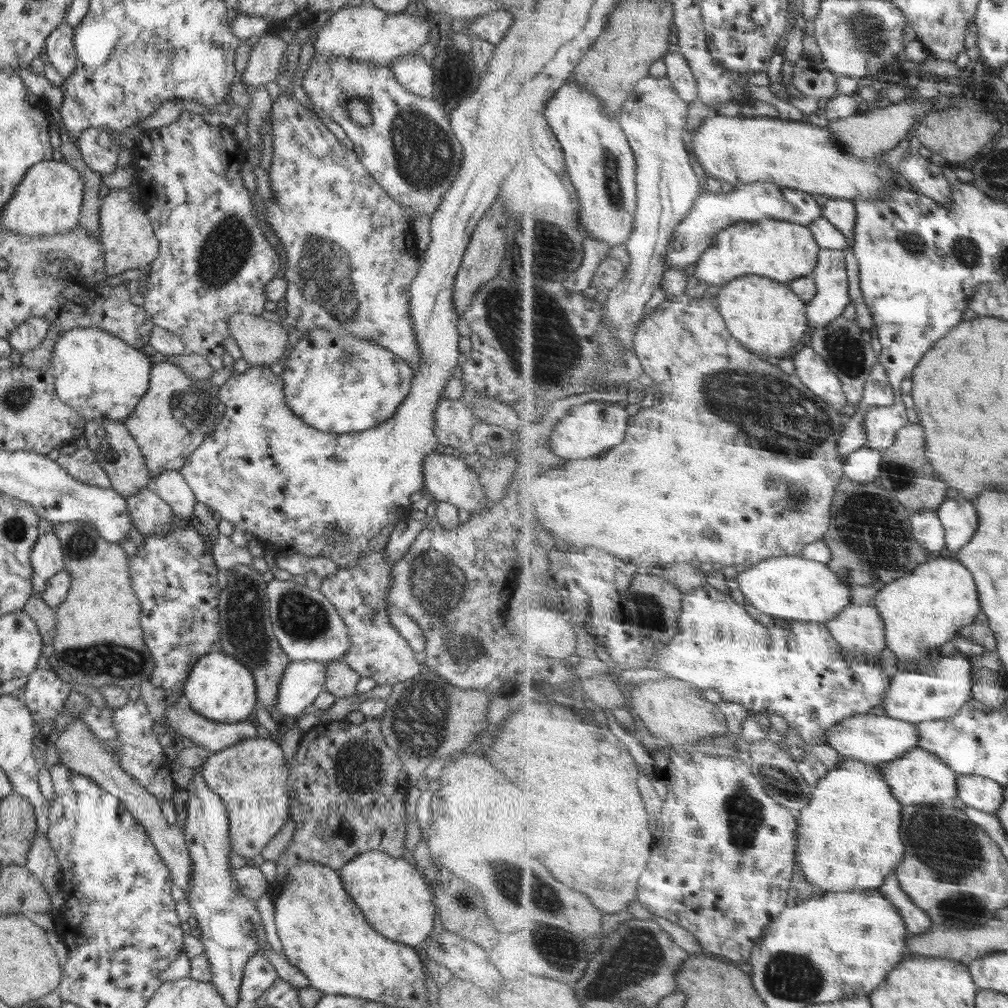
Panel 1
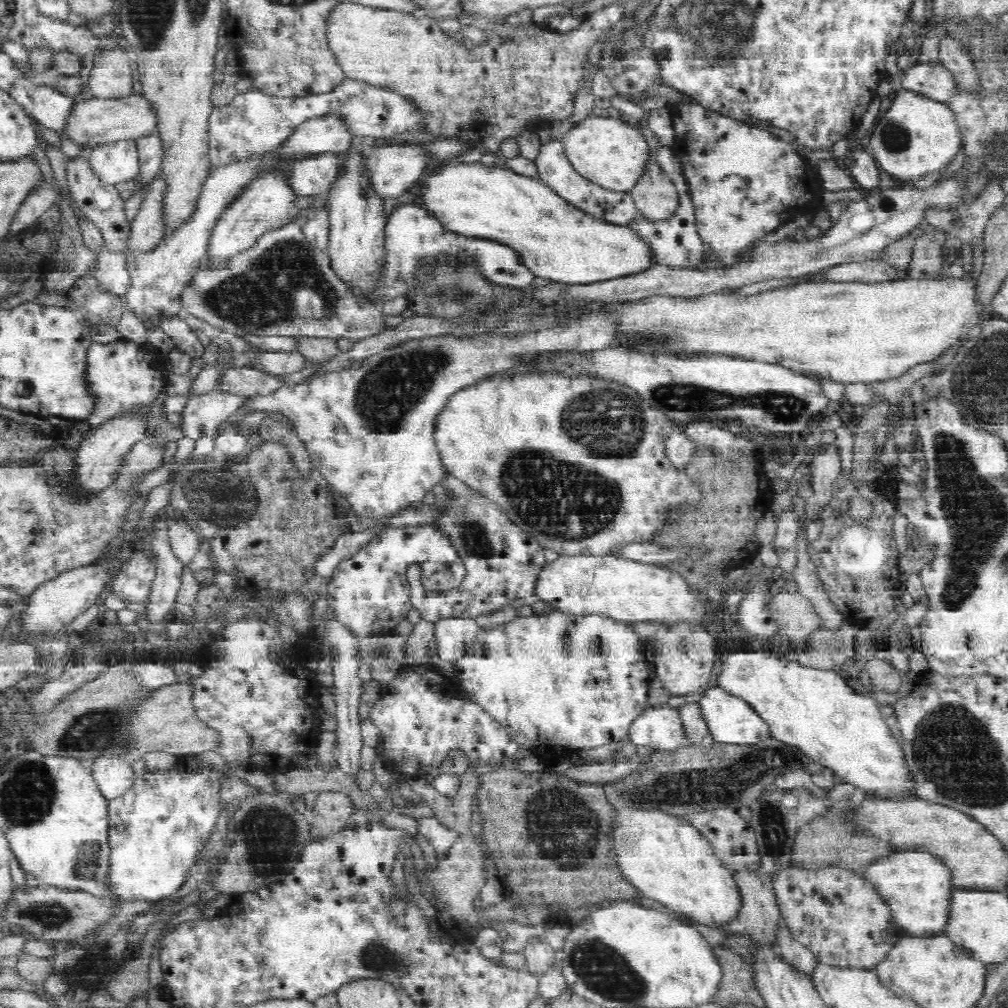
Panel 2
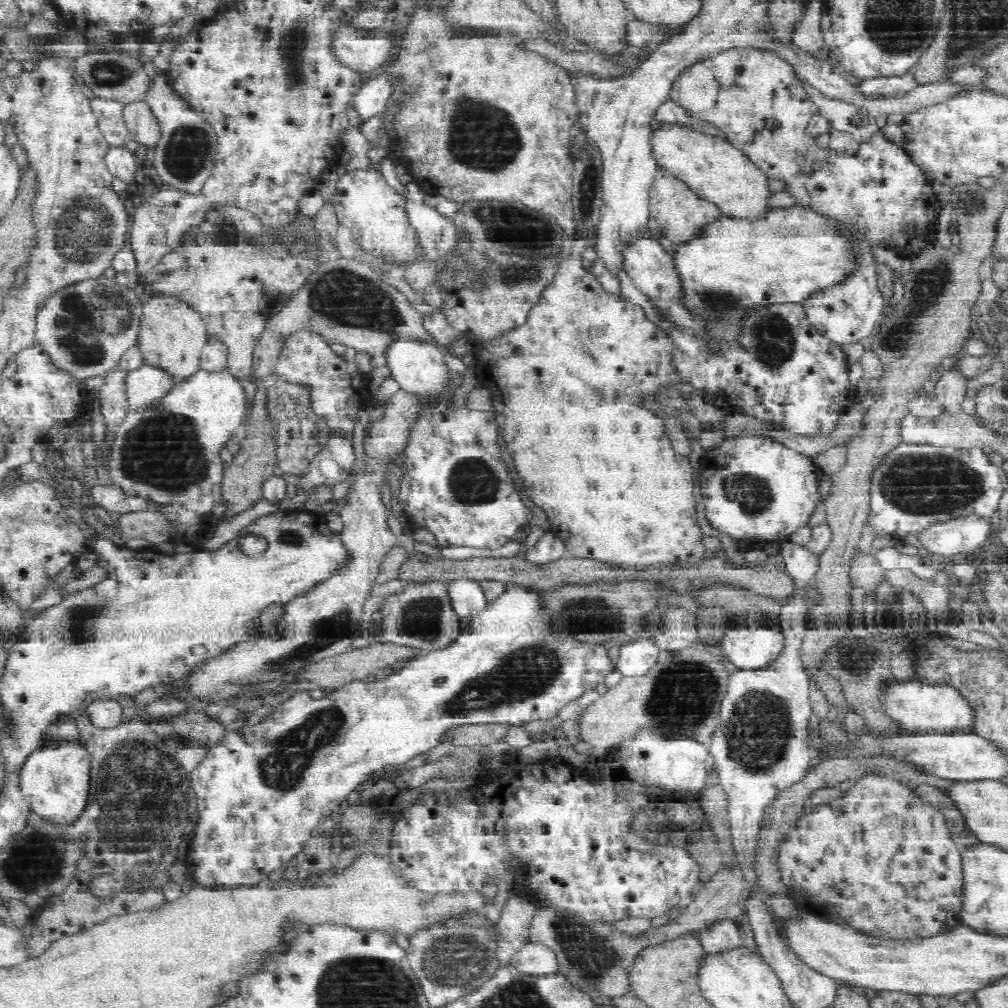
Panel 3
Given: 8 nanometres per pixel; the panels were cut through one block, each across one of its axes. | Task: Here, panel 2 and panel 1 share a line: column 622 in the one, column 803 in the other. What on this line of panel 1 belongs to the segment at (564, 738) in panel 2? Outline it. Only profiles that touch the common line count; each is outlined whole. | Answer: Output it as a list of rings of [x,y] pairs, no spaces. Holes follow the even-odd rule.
[[[709,582],[704,586],[699,586],[694,592],[685,595],[683,613],[679,620],[679,628],[680,631],[675,636],[674,641],[664,648],[658,649],[659,651],[658,654],[656,654],[656,658],[654,658],[652,664],[650,664],[650,669],[662,671],[662,673],[666,673],[666,675],[687,681],[702,690],[714,689],[722,695],[724,701],[744,703],[752,712],[766,715],[781,715],[784,717],[784,720],[788,722],[789,726],[804,738],[810,747],[813,745],[828,745],[827,735],[828,732],[830,732],[830,728],[838,726],[839,723],[844,722],[844,720],[850,717],[868,714],[870,710],[874,710],[876,706],[880,706],[886,701],[888,694],[891,692],[892,678],[890,678],[890,674],[888,674],[888,672],[885,674],[880,666],[868,666],[864,659],[857,663],[850,662],[848,653],[846,653],[846,650],[843,650],[840,643],[832,636],[832,631],[828,628],[827,623],[790,620],[784,627],[768,628],[759,620],[756,620],[756,618],[748,612],[745,605],[742,606],[738,604],[730,595],[730,592],[721,591]]]

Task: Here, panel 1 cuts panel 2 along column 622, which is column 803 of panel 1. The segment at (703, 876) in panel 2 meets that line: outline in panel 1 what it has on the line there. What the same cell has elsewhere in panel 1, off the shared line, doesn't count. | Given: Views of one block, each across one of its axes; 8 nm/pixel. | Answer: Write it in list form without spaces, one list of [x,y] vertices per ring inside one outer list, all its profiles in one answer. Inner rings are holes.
[[[844,758],[838,770],[829,771],[820,781],[811,804],[799,813],[797,854],[808,880],[826,892],[858,892],[884,886],[889,876],[897,874],[907,852],[902,832],[903,808],[884,776],[883,763]]]

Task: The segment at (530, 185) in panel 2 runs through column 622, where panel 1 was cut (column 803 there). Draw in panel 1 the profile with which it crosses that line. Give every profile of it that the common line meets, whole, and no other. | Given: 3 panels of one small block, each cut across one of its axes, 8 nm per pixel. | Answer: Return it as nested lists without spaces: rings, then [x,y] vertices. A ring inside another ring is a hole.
[[[764,219],[760,221],[741,221],[734,226],[720,232],[715,237],[715,244],[699,260],[695,269],[695,276],[708,284],[713,284],[723,289],[727,284],[741,276],[758,274],[768,276],[783,283],[813,276],[813,272],[819,265],[822,247],[816,241],[815,232],[810,225],[798,224],[781,219]]]

